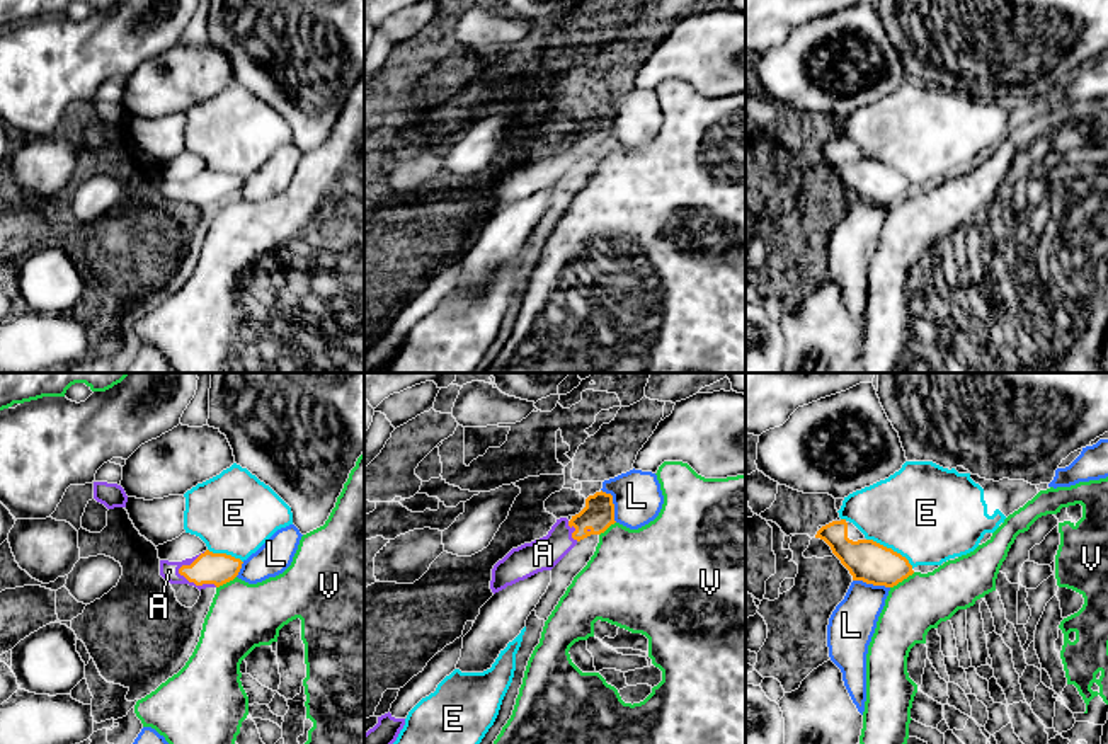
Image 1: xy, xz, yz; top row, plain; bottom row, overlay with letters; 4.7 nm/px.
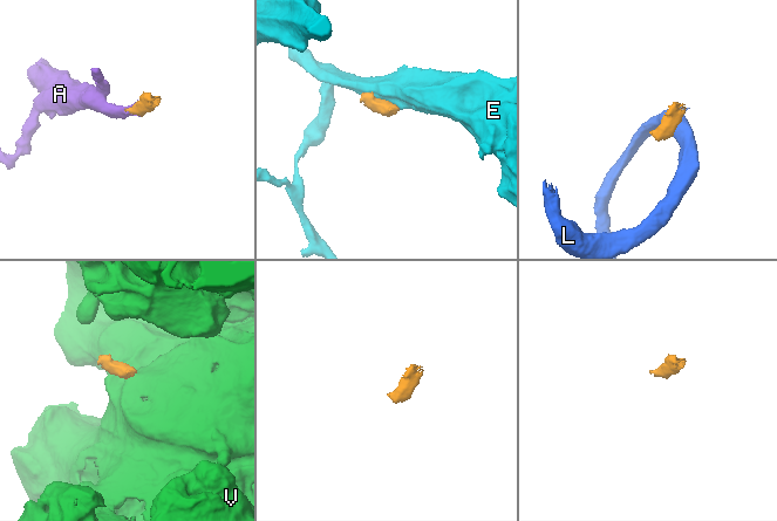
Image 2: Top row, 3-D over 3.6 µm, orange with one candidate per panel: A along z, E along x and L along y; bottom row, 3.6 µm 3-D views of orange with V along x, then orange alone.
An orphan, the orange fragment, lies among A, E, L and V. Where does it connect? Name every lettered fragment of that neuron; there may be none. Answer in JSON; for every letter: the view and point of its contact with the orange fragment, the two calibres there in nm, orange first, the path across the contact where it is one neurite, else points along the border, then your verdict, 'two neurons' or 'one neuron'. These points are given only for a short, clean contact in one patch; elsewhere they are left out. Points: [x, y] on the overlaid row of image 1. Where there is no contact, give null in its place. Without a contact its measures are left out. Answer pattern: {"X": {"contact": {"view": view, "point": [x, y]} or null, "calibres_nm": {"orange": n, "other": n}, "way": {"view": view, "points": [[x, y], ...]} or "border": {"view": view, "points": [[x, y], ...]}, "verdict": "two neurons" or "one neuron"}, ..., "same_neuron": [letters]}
{"A": {"contact": {"view": "xy", "point": [196, 584]}, "calibres_nm": {"orange": 150, "other": 90}, "way": {"view": "xy", "points": [[218, 569], [211, 569], [196, 584], [182, 574], [169, 571]]}, "verdict": "one neuron"}, "E": {"contact": {"view": "yz", "point": [890, 549]}, "calibres_nm": {"orange": 200, "other": 460}, "verdict": "two neurons"}, "L": {"contact": {"view": "xz", "point": [613, 504]}, "calibres_nm": {"orange": 150, "other": 240}, "border": {"view": "xz", "points": [[601, 489], [611, 496], [613, 518], [616, 521]]}, "verdict": "two neurons"}, "V": {"contact": {"view": "yz", "point": [902, 579]}, "calibres_nm": {"orange": 200, "other": 260}, "border": {"view": "yz", "points": [[914, 572], [890, 588]]}, "verdict": "two neurons"}, "same_neuron": ["A"]}

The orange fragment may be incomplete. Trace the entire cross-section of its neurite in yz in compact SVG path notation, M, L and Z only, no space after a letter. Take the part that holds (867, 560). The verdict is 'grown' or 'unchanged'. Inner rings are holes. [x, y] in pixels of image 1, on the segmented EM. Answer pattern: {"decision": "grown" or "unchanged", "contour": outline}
{"decision": "unchanged", "contour": "M846 519L822 526L815 538L831 547L832 553L853 575L853 581L894 587L914 574L909 560L892 548L873 540L849 540Z"}

